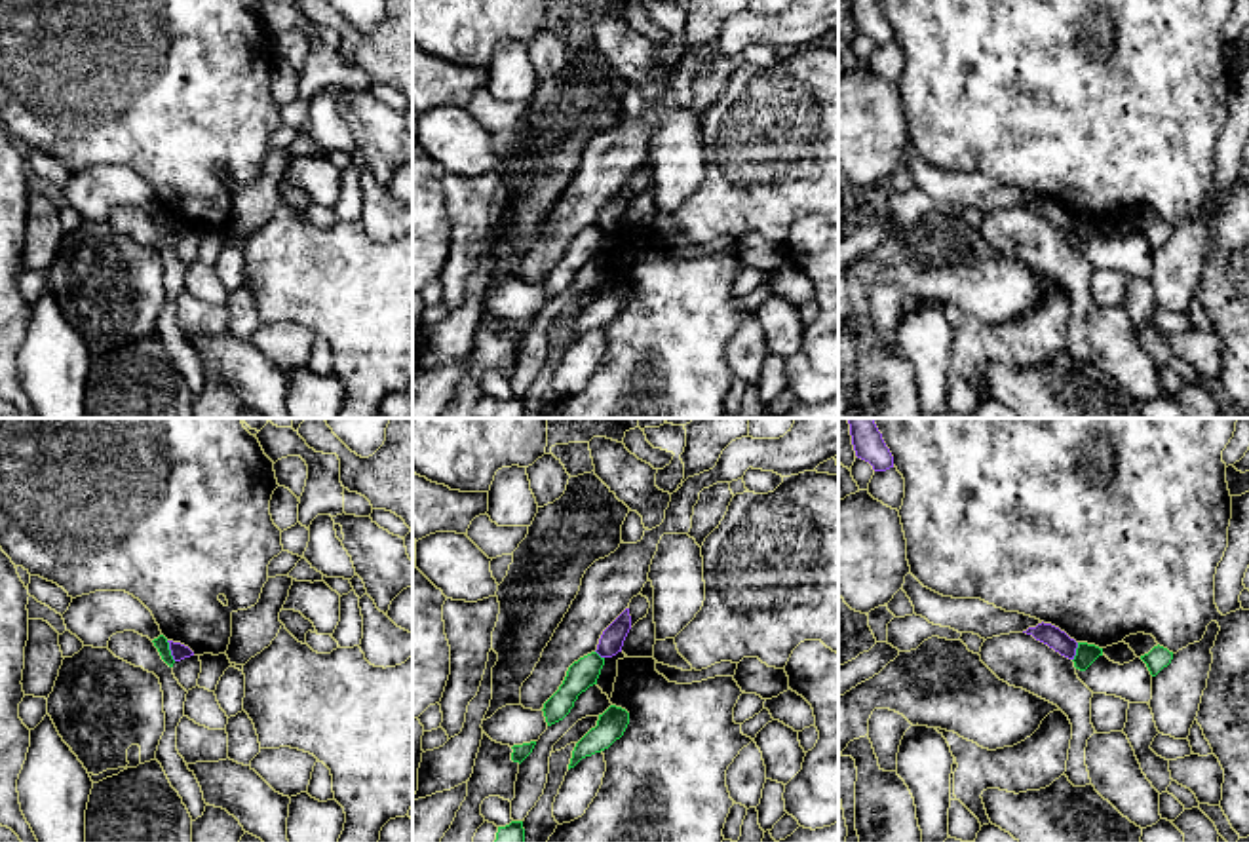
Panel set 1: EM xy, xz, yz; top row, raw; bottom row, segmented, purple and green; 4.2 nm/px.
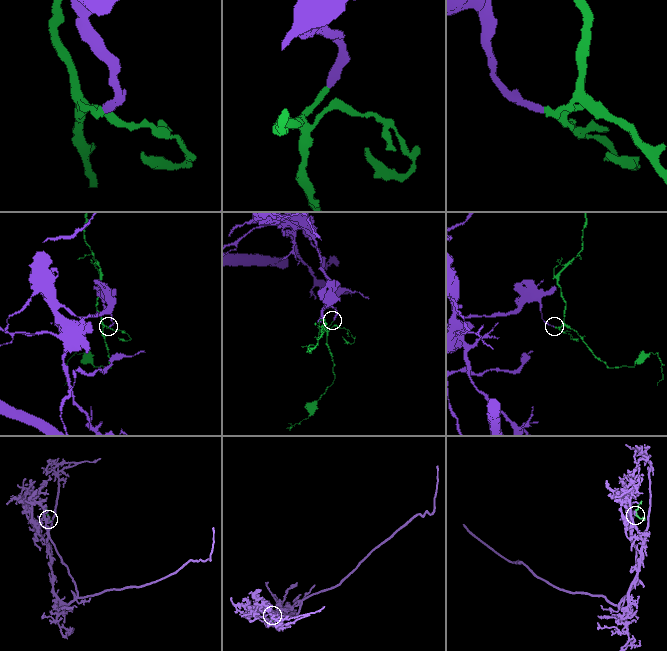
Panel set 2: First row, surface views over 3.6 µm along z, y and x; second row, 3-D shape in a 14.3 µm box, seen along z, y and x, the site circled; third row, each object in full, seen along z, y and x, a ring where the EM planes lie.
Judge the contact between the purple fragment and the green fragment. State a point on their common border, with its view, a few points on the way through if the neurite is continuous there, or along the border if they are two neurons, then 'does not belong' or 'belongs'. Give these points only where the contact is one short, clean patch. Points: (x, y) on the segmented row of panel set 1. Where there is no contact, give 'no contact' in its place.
meets purple in xy at (170, 649); border along xy (166, 641), (175, 660); does not belong

